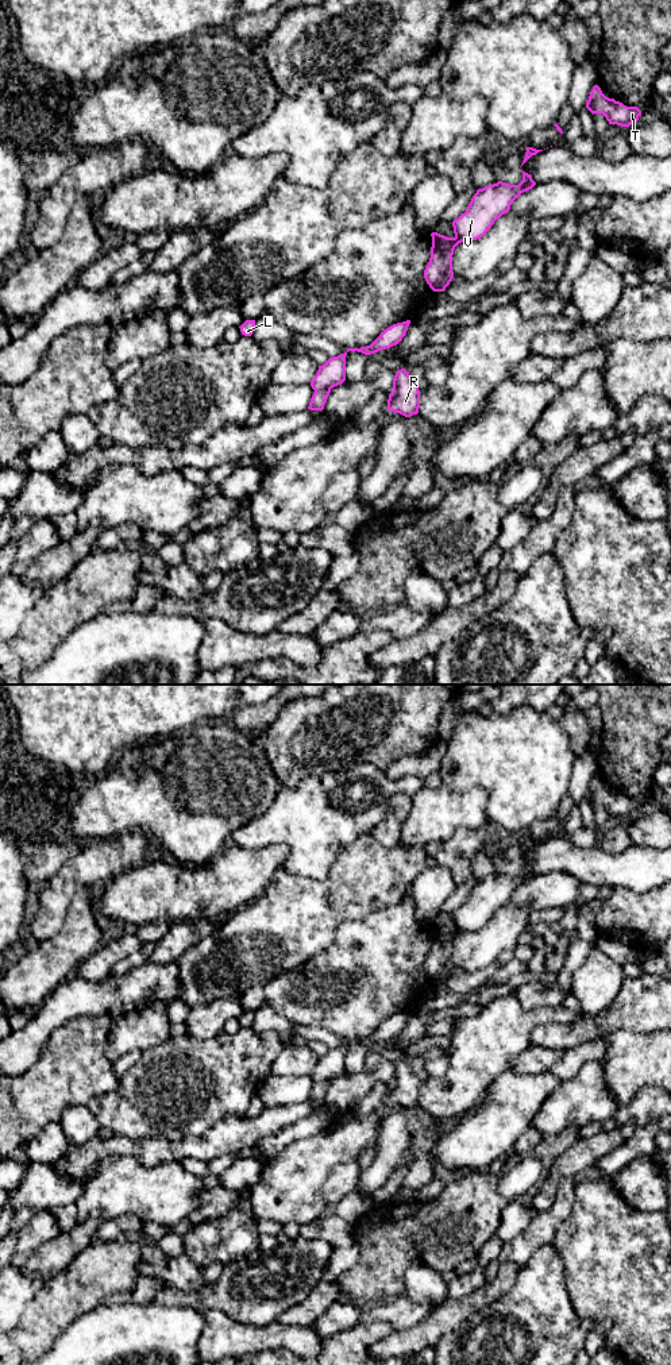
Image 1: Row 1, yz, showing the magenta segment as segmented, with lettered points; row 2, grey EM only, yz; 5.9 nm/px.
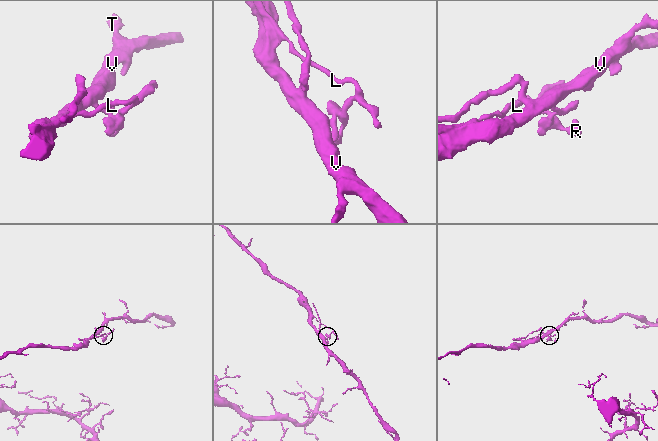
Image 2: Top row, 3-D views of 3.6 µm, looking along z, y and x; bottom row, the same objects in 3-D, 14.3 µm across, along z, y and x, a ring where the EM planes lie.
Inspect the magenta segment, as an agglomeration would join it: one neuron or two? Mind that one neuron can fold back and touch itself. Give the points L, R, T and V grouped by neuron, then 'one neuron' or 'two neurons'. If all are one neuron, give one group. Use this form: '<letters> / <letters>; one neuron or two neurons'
L R / T V; two neurons

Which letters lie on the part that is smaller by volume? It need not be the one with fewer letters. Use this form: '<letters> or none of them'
L, R

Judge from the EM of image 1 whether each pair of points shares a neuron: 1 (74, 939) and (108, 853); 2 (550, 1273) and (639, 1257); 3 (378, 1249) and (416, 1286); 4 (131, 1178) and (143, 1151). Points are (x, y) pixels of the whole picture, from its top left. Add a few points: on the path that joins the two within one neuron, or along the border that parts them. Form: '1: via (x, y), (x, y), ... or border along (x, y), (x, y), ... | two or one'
1: border along (85, 885), (77, 889), (66, 912) | two
2: border along (551, 1245), (559, 1256), (565, 1286), (571, 1300) | two
3: border along (436, 1271), (413, 1261), (407, 1271), (404, 1291) | two
4: border along (105, 1160), (134, 1157), (145, 1165), (170, 1160) | two

